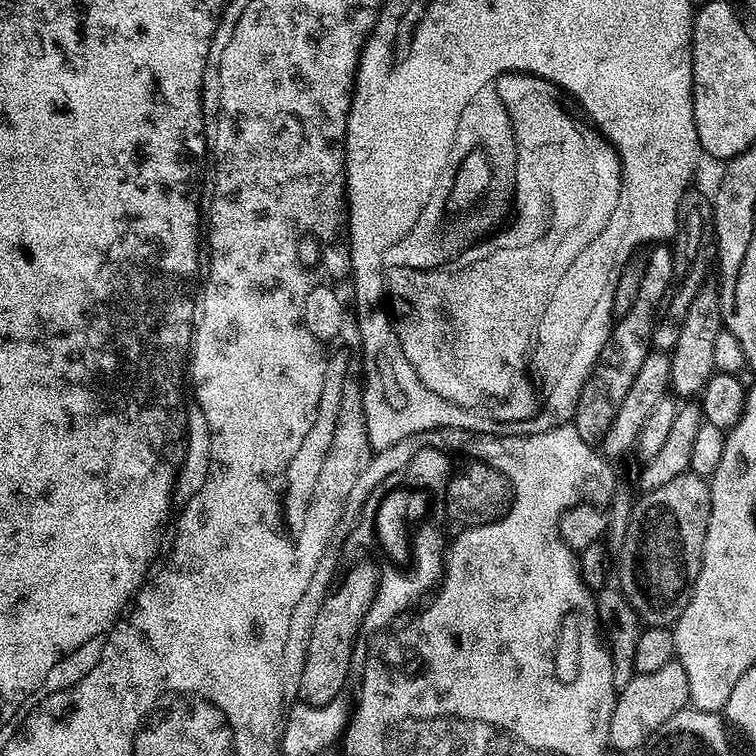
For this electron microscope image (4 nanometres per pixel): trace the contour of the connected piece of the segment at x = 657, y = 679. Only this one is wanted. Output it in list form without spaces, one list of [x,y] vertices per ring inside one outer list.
[[[678,662],[662,666],[650,674],[636,674],[626,687],[616,694],[616,705],[610,714],[610,734],[608,743],[620,752],[643,749],[648,739],[656,733],[674,714],[689,707],[690,682],[686,670]]]

